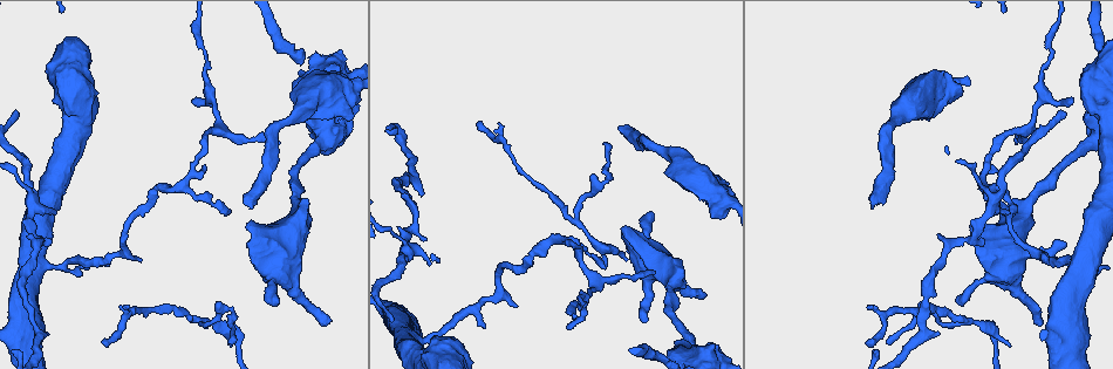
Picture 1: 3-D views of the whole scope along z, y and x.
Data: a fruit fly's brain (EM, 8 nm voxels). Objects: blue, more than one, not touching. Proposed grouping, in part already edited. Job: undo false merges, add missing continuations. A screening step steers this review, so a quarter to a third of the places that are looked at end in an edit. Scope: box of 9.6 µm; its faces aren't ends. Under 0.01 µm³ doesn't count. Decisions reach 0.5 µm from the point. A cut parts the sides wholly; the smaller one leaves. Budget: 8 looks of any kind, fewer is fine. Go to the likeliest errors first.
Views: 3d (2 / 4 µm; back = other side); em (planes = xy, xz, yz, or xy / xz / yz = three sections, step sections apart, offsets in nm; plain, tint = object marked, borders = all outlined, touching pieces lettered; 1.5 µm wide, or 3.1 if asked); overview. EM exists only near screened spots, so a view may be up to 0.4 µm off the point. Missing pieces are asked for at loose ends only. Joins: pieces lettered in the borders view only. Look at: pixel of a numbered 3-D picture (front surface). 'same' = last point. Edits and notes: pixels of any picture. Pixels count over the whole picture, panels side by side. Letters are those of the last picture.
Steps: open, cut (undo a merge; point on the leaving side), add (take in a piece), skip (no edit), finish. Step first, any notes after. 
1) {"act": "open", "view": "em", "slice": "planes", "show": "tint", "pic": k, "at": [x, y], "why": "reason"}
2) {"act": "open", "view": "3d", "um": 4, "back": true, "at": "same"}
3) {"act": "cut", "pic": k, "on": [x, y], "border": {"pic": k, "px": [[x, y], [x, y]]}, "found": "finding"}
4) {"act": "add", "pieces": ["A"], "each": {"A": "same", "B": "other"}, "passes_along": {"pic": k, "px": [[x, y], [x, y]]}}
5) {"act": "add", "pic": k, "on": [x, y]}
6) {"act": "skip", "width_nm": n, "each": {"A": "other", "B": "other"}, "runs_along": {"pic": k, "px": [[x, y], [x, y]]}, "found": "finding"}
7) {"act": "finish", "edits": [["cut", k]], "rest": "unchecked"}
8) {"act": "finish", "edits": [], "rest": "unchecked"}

{"act": "open", "view": "em", "slice": "planes", "show": "borders", "pic": 1, "at": [424, 238], "why": "an open end"}

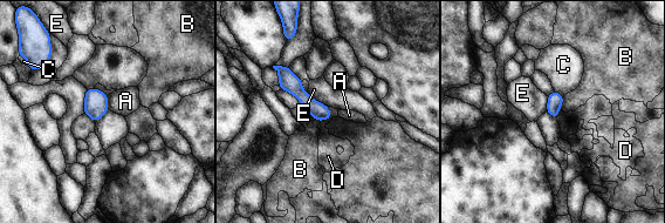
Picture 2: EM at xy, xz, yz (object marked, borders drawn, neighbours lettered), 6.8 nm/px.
{"act": "skip", "width_nm": 100, "each": {"A": "other", "B": "other", "C": "other", "D": "other", "E": "other"}, "found": "no lettered piece goes on from it"}

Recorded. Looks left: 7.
{"act": "open", "view": "3d", "um": 2, "pic": 1, "at": [887, 340], "why": "long arm stops here"}

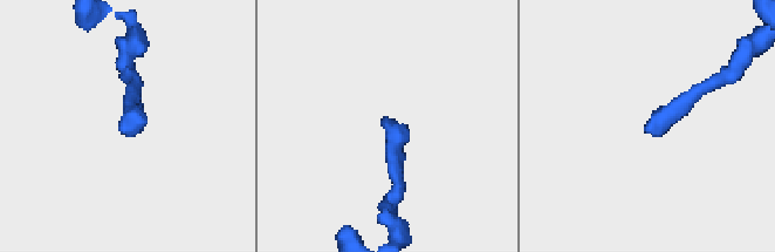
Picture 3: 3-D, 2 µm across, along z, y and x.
{"act": "open", "view": "em", "slice": "yz", "step": 4, "show": "tint", "pic": 3, "at": [647, 127], "why": "now the EM"}

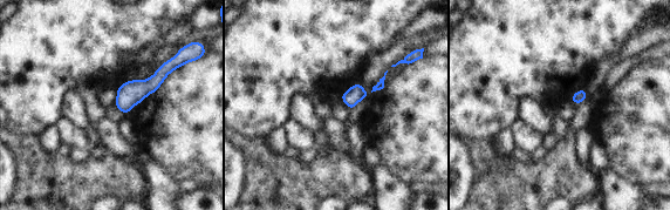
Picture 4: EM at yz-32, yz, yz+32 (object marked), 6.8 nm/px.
{"act": "open", "view": "em", "slice": "planes", "show": "borders", "at": "same"}

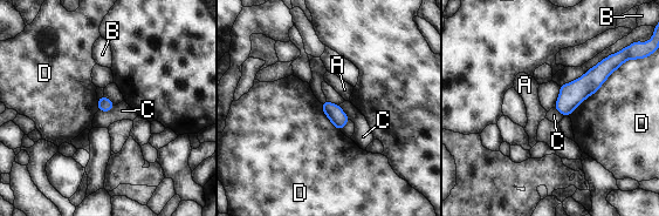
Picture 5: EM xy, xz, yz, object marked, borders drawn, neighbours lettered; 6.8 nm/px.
{"act": "skip", "each": {"A": "other", "B": "other", "C": "other", "D": "other"}, "runs_along": {"pic": 5, "px": [[609, 62], [557, 106]]}, "found": "no lettered piece goes on from it"}

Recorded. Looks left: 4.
{"act": "open", "view": "em", "slice": "xz", "step": 8, "show": "borders", "pic": 1, "at": [868, 306], "why": "branch stops here"}

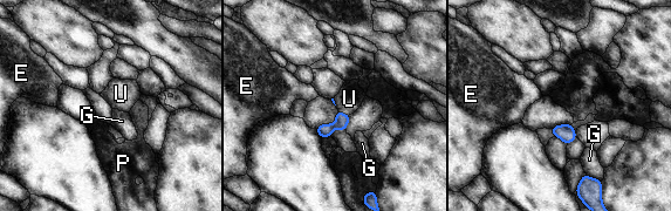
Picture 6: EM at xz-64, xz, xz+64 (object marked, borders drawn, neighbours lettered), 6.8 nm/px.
{"act": "add", "pieces": ["U"], "each": {"E": "other", "G": "other", "P": "other", "U": "same"}, "passes_along": {"pic": 6, "px": [[324, 130], [344, 115], [349, 99]]}, "found": "the neuron continues"}

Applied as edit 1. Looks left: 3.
{"act": "finish", "edits": [["add", 6]], "rest": "unchecked"}

